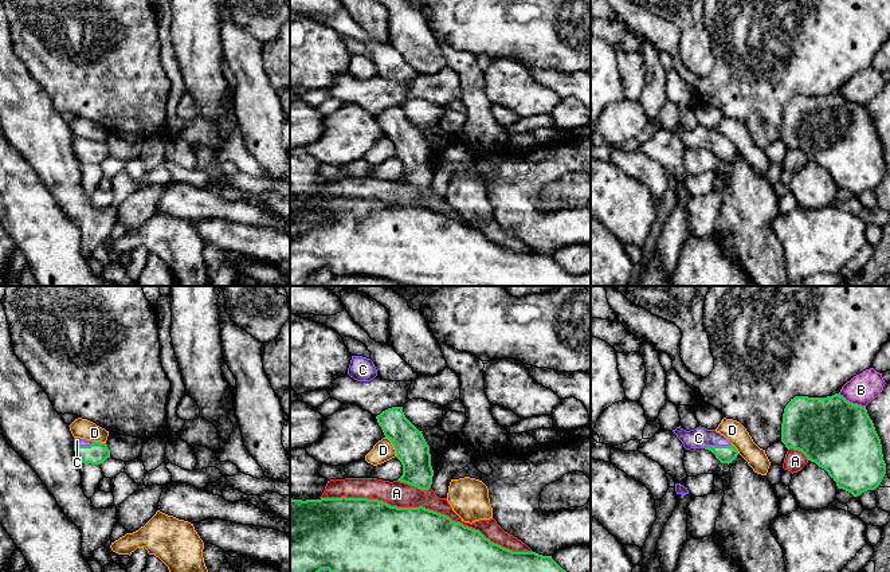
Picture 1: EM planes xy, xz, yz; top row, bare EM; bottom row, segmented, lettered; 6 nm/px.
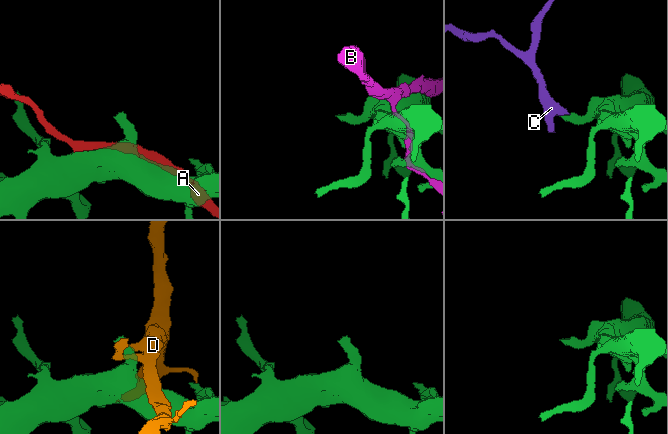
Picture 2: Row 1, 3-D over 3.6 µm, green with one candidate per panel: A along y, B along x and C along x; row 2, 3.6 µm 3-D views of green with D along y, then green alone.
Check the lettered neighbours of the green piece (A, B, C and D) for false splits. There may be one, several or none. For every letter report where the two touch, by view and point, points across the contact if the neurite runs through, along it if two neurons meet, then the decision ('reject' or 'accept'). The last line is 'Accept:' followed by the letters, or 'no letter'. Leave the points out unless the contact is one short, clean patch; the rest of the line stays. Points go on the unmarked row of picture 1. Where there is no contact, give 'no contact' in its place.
A: xz (427, 208) | reject
B: yz (851, 102) | reject
C: yz (717, 145) | accept
D: xz (393, 145) | reject
Accept: C

